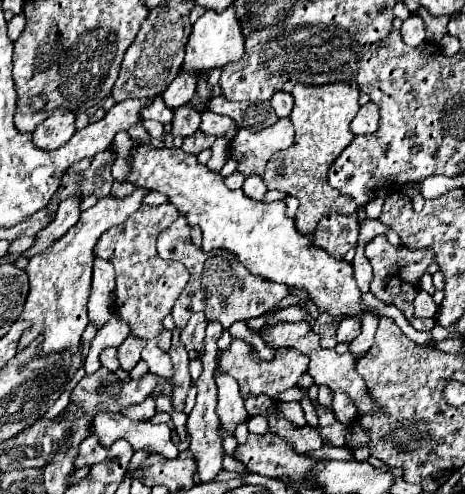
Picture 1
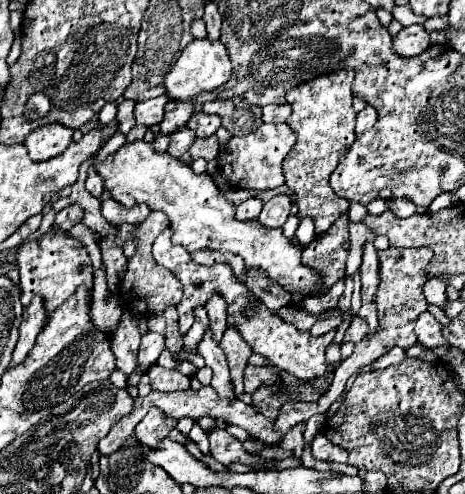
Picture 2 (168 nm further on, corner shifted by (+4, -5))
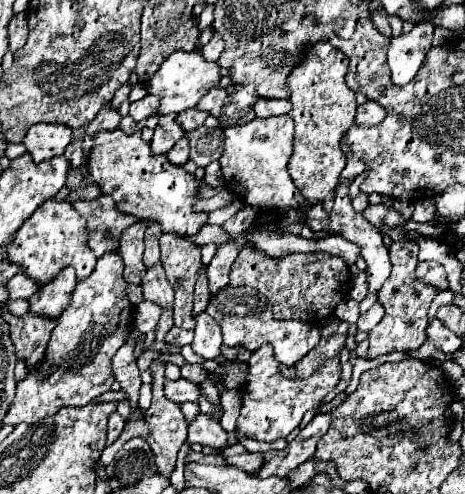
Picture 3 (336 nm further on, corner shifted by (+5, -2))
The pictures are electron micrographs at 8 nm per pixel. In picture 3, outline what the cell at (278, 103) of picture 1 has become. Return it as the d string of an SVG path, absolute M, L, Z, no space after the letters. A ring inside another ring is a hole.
M258 99L254 103L256 117L272 117L272 115L286 115L292 109L290 101L276 101L276 99Z

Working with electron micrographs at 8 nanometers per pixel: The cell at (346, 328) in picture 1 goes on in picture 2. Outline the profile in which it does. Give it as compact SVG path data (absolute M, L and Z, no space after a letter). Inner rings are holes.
M355 316L353 322L351 322L351 326L349 326L349 330L347 330L347 334L345 334L345 340L357 344L357 342L361 342L365 336L367 336L367 322L365 322L363 318Z

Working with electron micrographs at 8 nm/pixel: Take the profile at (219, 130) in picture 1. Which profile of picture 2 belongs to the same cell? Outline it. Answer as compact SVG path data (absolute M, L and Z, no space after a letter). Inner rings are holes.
M195 112L191 116L191 120L187 122L187 128L195 130L195 134L199 138L207 138L207 136L215 134L219 126L221 126L221 118L215 114L205 114L205 112Z

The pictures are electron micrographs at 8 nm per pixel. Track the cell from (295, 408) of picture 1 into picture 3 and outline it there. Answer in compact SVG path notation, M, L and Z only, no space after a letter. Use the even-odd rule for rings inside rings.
M318 413L304 429L300 429L296 439L292 439L286 445L286 449L272 451L270 457L266 457L266 465L262 465L258 475L260 477L270 477L270 475L286 477L300 463L304 463L306 459L312 459L318 437L322 437L322 433L326 433L328 425L330 425L330 415Z

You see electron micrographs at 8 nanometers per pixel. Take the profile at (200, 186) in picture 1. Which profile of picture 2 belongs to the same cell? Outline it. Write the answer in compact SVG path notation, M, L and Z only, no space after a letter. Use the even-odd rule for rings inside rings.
M143 140L123 144L115 154L99 160L95 164L95 172L103 178L103 186L109 190L111 198L125 208L147 204L151 210L165 212L171 222L173 244L183 244L189 252L211 248L239 254L247 268L267 272L271 280L279 282L293 294L317 292L317 288L321 288L321 276L301 264L301 248L293 246L291 240L283 236L281 228L265 228L259 220L239 222L235 218L235 206L225 200L209 174L195 174L191 166L181 160L167 152L157 152L153 144Z

